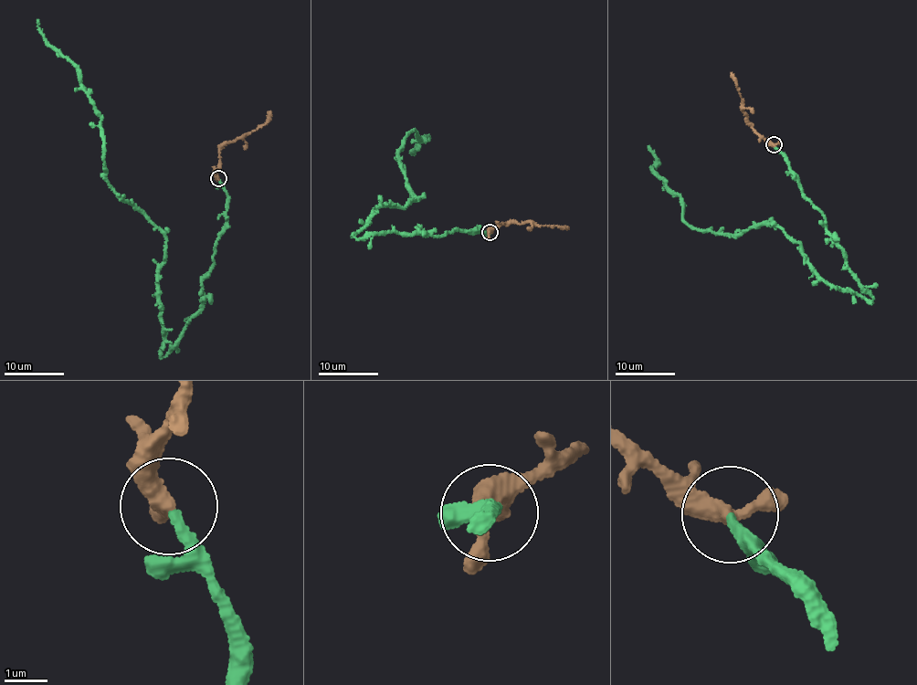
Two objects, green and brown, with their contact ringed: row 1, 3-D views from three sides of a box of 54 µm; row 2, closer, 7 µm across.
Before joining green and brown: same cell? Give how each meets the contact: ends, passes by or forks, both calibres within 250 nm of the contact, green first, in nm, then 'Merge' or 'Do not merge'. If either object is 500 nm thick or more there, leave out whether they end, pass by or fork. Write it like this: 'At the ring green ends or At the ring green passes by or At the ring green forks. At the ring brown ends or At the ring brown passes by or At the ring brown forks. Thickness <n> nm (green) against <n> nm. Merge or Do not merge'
At the ring green ends. At the ring brown passes by. Thickness 240 nm (green) against 320 nm. Merge

